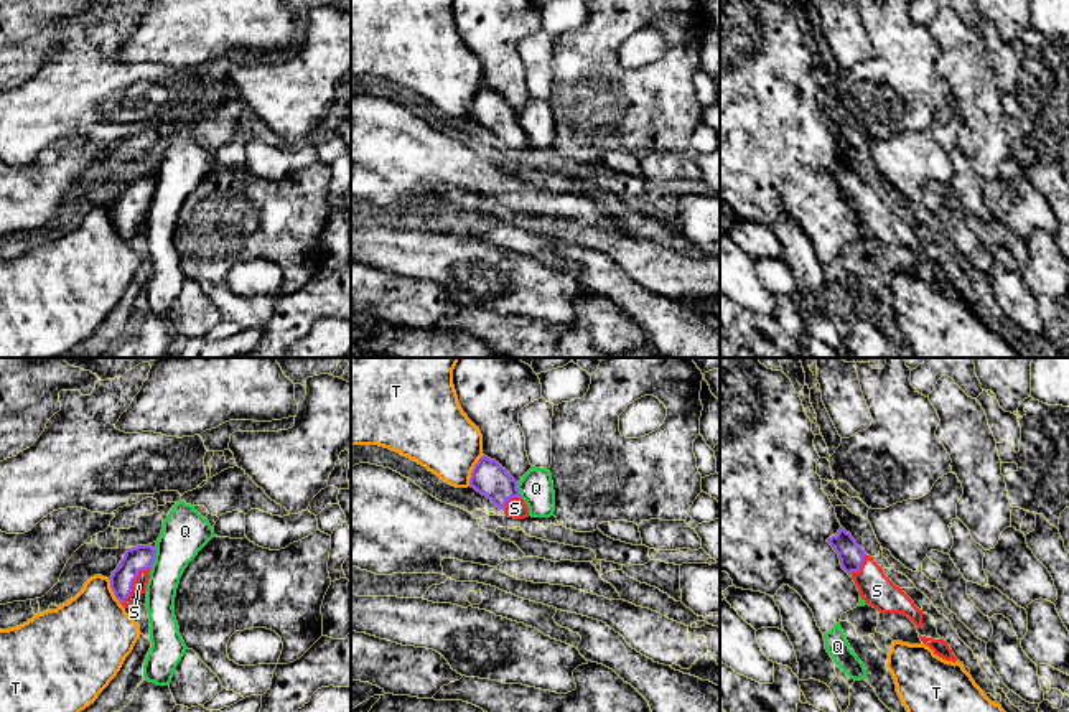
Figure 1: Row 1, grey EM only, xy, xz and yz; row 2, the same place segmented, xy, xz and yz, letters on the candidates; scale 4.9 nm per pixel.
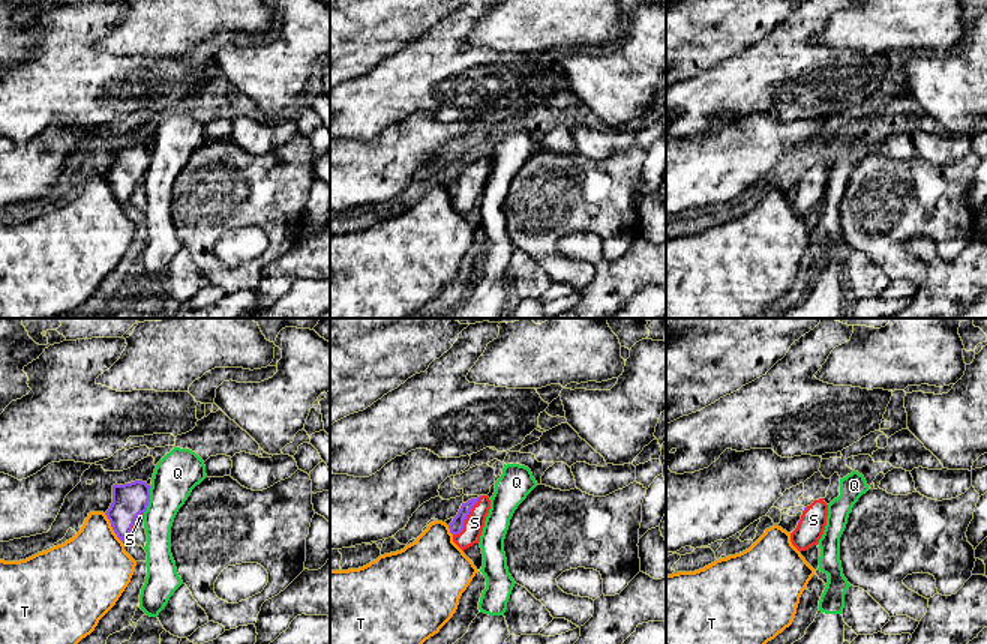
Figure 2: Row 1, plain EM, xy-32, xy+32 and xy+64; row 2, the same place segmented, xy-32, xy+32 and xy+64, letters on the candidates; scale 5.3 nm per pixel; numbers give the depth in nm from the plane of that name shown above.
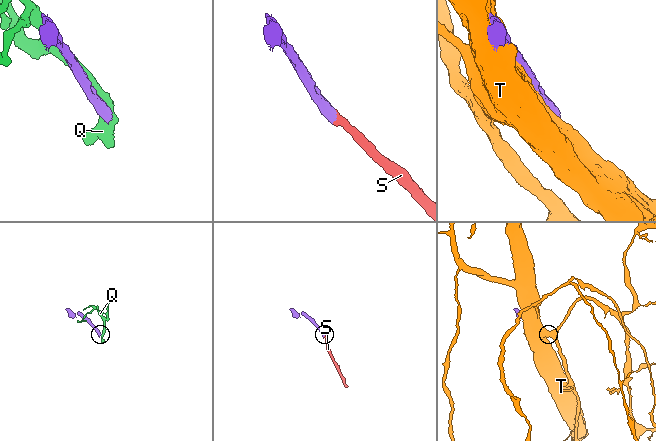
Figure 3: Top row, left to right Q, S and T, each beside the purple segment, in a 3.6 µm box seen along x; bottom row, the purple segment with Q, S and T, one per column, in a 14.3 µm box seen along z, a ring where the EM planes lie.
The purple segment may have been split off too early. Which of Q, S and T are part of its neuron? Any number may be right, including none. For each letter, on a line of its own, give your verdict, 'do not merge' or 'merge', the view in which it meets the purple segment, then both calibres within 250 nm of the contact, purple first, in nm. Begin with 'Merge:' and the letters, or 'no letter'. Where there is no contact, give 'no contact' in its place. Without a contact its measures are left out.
Merge: S
Q: do not merge; meets purple in xy; 120 nm thick on the purple side, 220 nm on the other
S: merge; meets purple in xy; 120 nm thick on the purple side, 70 nm on the other
T: do not merge; meets purple in xz; 170 nm thick on the purple side, 340 nm on the other

